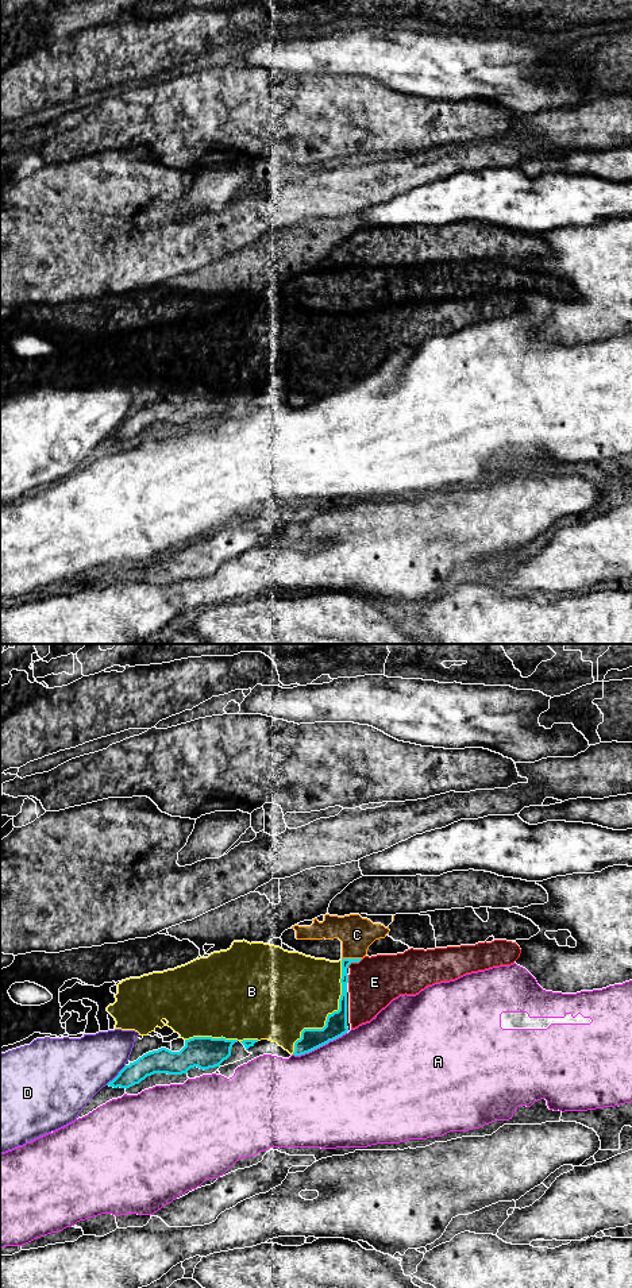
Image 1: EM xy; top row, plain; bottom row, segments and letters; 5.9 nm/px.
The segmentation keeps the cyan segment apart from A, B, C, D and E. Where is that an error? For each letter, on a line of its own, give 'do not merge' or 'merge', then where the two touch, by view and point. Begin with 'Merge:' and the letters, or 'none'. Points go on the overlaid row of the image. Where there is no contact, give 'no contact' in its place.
Merge: none
A: do not merge; contact xy (319, 1047)
B: do not merge; contact xy (330, 1014)
C: do not merge; contact xy (351, 959)
D: do not merge; contact xy (116, 1076)
E: do not merge; contact xy (354, 961)

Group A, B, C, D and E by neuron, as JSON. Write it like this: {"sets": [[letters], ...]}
{"sets": [["A"], ["B", "E"], ["C"], ["D"]]}

